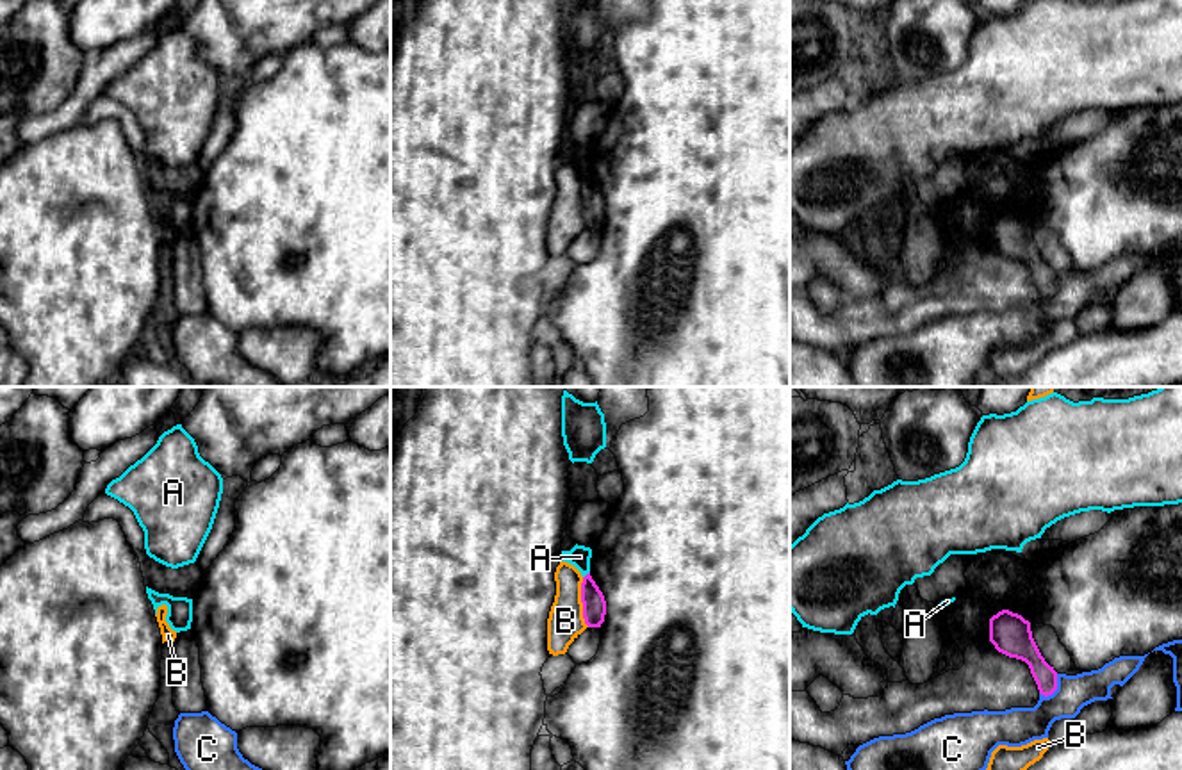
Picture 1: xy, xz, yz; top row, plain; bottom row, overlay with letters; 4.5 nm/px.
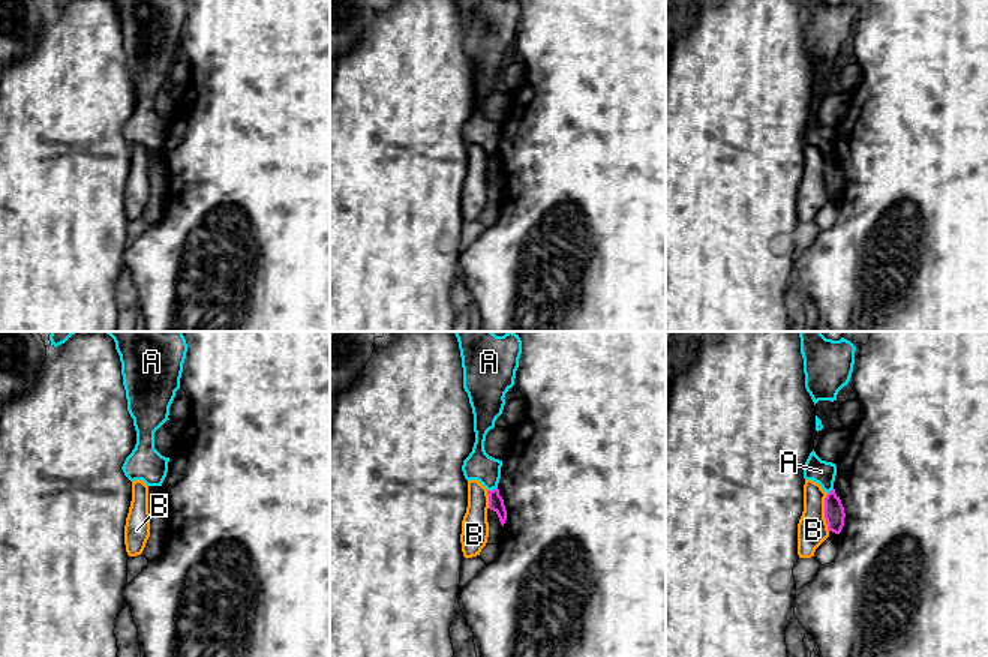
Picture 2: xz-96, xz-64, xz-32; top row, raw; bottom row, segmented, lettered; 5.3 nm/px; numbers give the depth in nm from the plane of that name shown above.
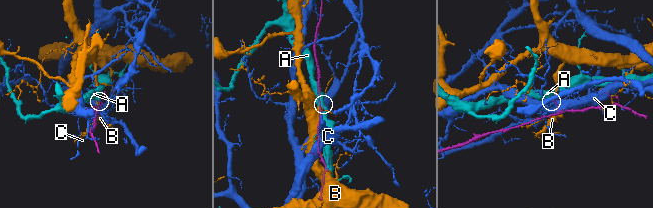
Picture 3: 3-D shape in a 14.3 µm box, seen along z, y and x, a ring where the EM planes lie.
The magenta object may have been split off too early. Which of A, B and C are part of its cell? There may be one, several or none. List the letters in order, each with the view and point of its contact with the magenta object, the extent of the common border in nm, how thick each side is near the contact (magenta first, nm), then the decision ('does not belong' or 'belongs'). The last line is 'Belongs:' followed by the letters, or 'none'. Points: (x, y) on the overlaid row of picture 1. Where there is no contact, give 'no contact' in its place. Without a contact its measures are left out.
A: xz (587, 574) | 50 nm | 110/100 nm | does not belong
B: xz (582, 601) | 220 nm | 110/160 nm | does not belong
C: yz (1056, 688) | 130 nm | 120/180 nm | does not belong
Belongs: none

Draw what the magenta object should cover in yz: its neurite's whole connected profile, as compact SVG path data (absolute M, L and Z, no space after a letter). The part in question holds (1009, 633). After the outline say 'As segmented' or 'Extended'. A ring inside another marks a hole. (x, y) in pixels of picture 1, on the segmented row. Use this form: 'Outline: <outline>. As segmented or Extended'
Outline: M1002 610L989 618L989 642L1009 658L1029 665L1041 695L1048 697L1057 690L1057 672L1041 656L1030 631L1030 622L1022 615Z. As segmented

